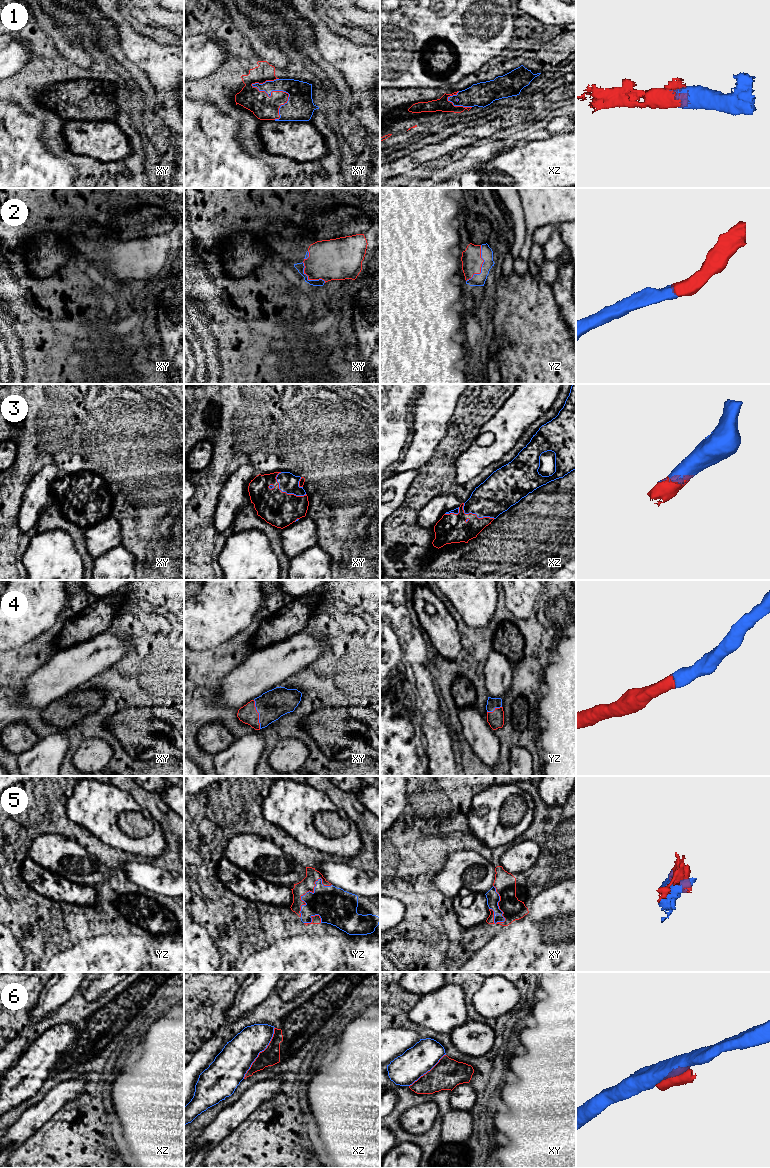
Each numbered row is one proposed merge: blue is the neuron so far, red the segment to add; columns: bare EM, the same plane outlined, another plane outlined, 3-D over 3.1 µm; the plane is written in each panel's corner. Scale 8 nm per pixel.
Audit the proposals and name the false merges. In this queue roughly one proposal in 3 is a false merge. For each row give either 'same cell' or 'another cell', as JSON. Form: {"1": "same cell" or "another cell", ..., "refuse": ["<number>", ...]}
{"1": "same cell", "2": "same cell", "3": "same cell", "4": "same cell", "5": "same cell", "6": "another cell", "refuse": ["6"]}

